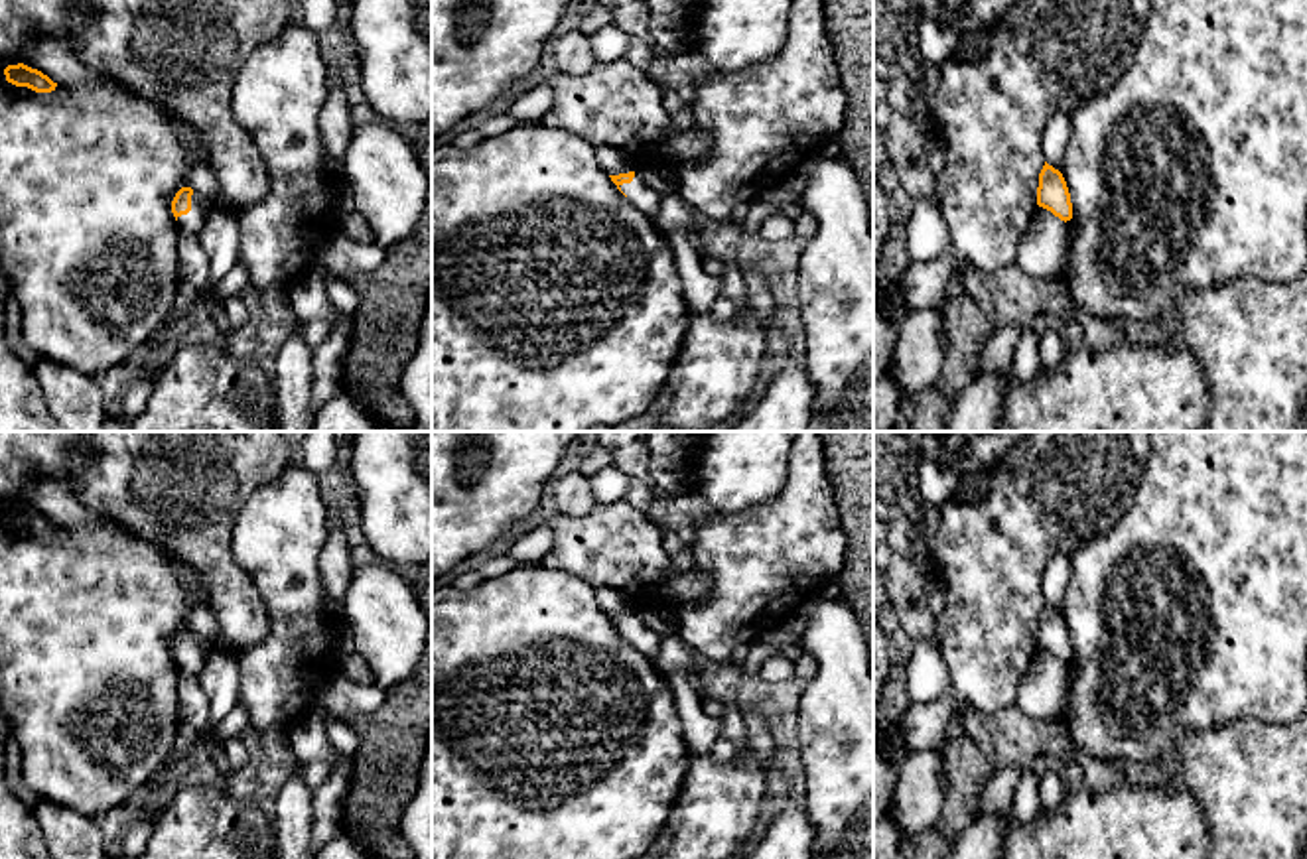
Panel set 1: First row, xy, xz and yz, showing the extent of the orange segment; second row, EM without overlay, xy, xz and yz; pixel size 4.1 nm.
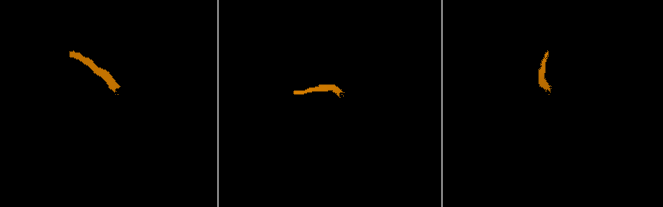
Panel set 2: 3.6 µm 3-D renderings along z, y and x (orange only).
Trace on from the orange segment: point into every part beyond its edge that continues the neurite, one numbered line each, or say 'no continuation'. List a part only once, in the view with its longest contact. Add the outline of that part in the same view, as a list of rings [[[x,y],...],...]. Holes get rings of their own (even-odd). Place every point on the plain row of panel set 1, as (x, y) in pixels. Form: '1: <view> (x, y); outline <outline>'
1: xy (194, 662); outline [[[193,632],[191,636],[191,652],[187,656],[177,658],[177,668],[185,674],[197,676],[201,674],[211,648],[201,636]]]

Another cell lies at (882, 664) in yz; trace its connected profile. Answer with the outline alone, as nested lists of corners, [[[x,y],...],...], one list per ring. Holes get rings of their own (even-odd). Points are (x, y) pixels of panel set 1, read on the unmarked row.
[[[873,611],[873,709],[881,697],[891,666],[893,664],[887,654],[885,634],[877,625],[875,611]]]

